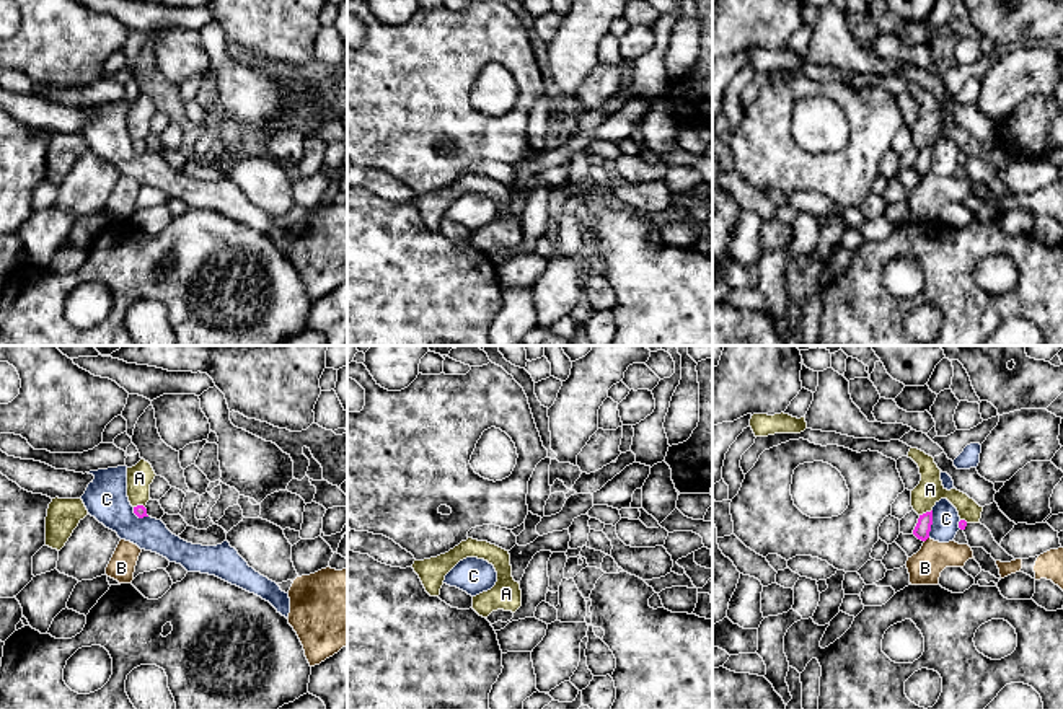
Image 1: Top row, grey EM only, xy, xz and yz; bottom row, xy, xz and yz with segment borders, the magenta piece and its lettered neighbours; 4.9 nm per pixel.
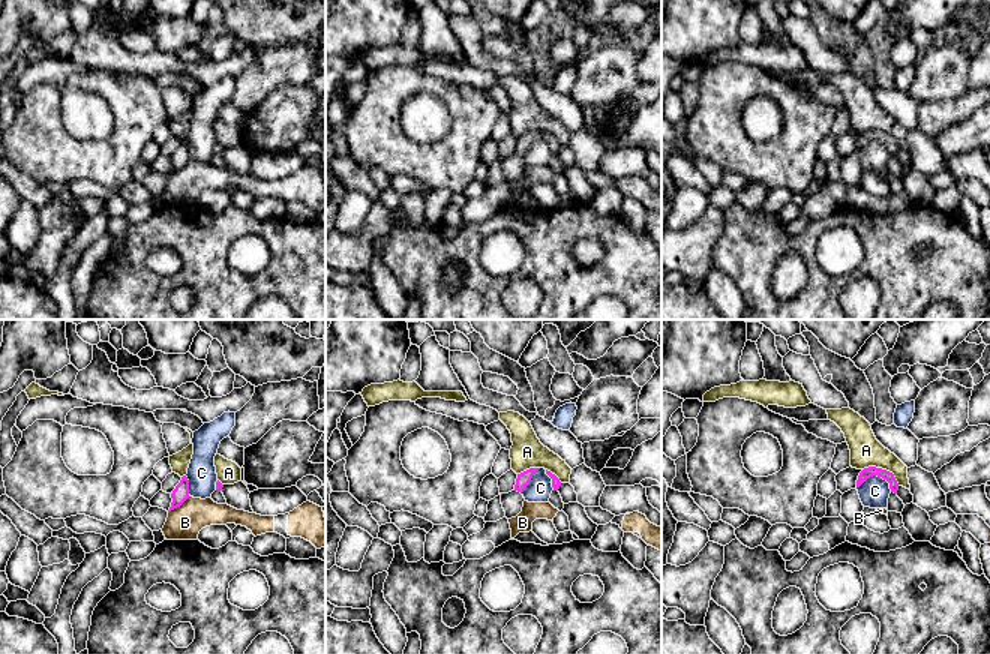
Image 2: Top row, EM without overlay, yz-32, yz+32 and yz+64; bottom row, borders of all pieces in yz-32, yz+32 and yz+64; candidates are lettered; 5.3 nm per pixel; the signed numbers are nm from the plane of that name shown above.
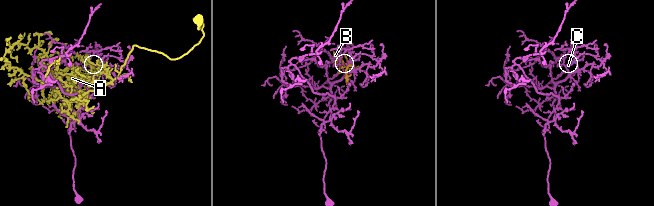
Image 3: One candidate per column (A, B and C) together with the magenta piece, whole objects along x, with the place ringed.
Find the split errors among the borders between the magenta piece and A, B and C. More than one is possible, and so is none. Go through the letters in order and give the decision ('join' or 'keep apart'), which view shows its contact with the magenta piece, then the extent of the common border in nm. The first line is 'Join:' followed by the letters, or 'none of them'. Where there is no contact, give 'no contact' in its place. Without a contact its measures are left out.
Join: none of them
A: keep apart; meets magenta in yz; contact 70 nm long
B: keep apart; meets magenta in yz; contact 40 nm long
C: keep apart; meets magenta in yz; contact 140 nm long

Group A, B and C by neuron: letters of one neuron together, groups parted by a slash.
A / B / C

